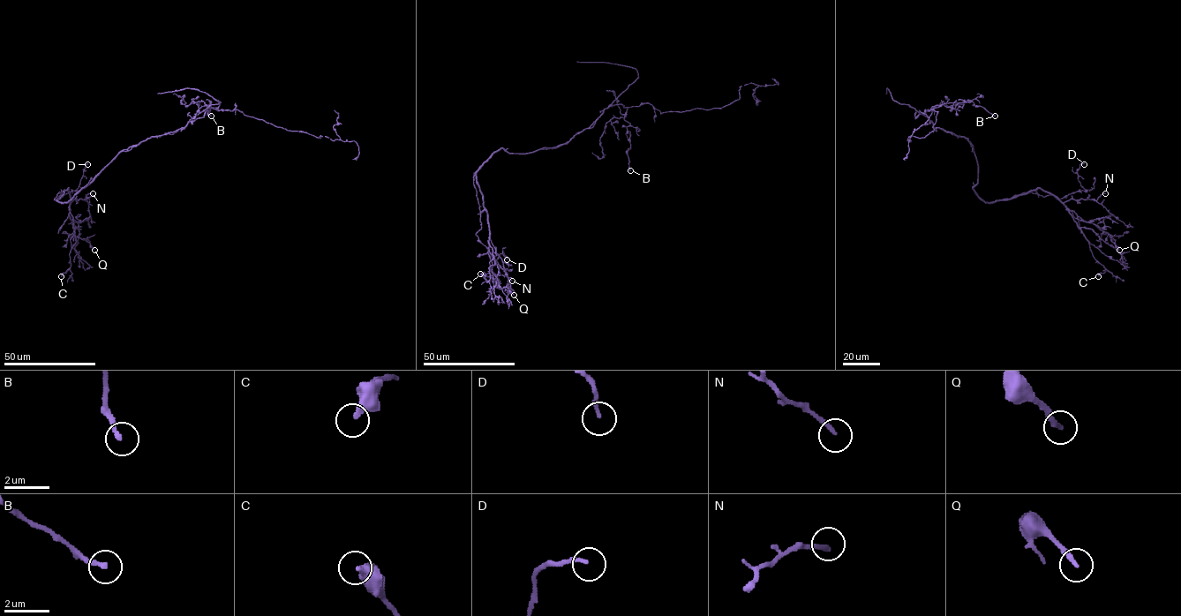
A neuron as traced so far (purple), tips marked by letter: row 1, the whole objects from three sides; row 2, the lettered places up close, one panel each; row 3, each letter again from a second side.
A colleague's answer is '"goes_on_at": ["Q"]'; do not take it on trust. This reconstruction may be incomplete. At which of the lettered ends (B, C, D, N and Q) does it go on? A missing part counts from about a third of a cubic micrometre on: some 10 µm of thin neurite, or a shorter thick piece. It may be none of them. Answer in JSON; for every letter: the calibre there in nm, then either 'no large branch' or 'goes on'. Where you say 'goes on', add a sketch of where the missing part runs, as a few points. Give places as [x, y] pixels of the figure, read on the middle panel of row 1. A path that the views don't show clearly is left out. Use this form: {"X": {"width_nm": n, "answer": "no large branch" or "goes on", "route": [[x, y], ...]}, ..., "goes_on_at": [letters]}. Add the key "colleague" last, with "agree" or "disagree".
{"B": {"width_nm": 220, "answer": "no large branch"}, "C": {"width_nm": 360, "answer": "no large branch"}, "D": {"width_nm": 170, "answer": "no large branch"}, "N": {"width_nm": 200, "answer": "no large branch"}, "Q": {"width_nm": 220, "answer": "no large branch"}, "goes_on_at": [], "colleague": "disagree"}

